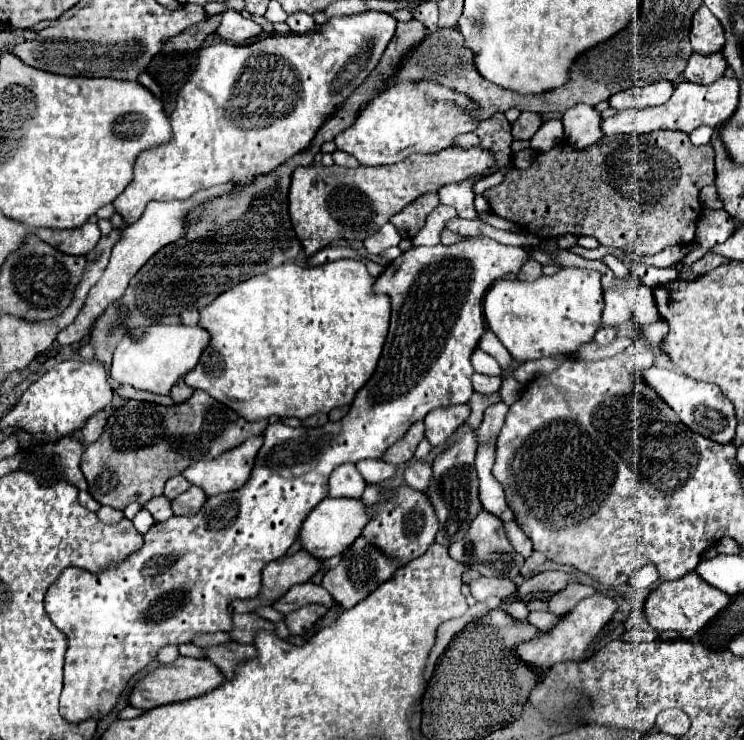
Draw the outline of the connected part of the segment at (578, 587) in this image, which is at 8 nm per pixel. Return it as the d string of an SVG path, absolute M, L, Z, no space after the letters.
M571 584L565 590L553 594L553 614L563 616L565 612L569 612L579 600L593 596L597 590L593 586L585 586L585 584Z

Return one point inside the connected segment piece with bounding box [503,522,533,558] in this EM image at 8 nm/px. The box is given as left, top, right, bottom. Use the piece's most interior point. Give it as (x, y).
(519, 541)

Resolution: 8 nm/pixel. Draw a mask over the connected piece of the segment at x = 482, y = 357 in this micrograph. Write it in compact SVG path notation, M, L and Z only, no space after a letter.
M477 348L471 356L471 364L473 364L473 369L477 373L489 375L489 376L501 376L501 366L499 362L489 356L487 352L483 352L481 348Z

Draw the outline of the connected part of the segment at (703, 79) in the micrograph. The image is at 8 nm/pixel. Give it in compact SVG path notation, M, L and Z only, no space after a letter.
M721 52L717 54L691 54L687 66L683 70L683 78L695 84L713 84L717 78L723 76L727 68L725 58Z

